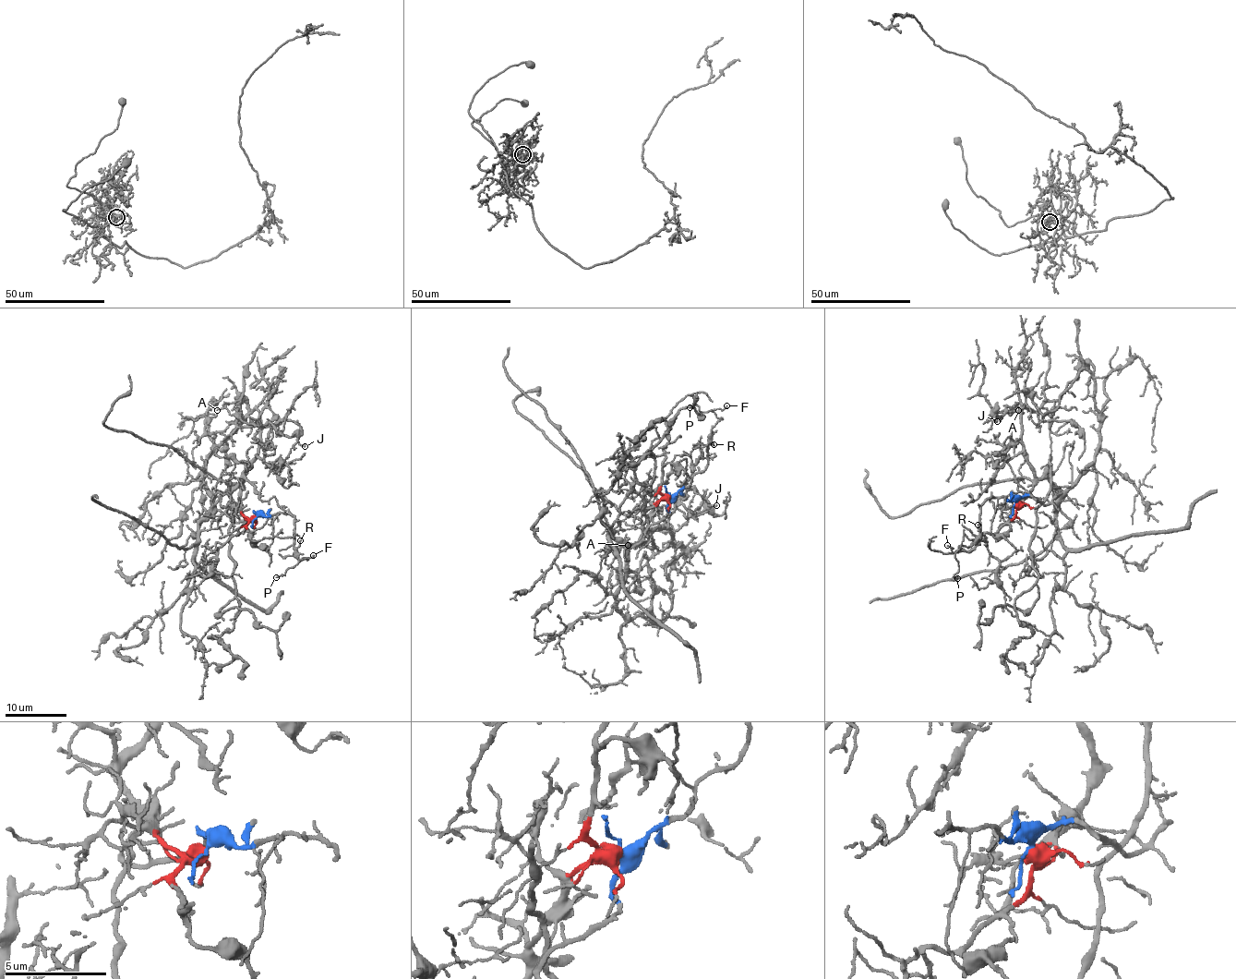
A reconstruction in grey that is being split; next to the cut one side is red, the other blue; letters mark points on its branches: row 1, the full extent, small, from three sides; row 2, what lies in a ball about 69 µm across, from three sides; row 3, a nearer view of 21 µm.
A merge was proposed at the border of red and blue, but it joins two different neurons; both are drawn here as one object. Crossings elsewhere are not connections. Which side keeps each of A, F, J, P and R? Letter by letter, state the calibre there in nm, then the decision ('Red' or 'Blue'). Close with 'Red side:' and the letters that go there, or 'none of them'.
A: Thickness 100 nm. Red
F: Thickness 80 nm. Blue
J: Thickness 120 nm. Red
P: Thickness 110 nm. Blue
R: Thickness 130 nm. Blue
Red side: A, J

